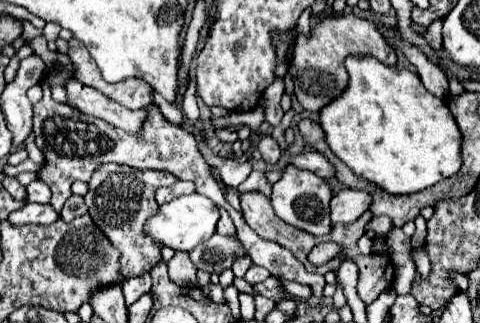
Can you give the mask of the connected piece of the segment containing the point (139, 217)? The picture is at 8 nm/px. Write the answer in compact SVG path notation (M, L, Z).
M108 163L102 165L94 171L90 179L90 189L86 193L86 205L90 209L90 217L96 223L96 227L108 237L112 247L120 251L120 279L132 279L140 277L150 267L154 267L162 255L158 245L146 231L146 221L158 213L158 203L156 203L156 189L162 185L174 185L178 177L174 177L168 171L158 171L158 169L132 169L126 165L116 165Z

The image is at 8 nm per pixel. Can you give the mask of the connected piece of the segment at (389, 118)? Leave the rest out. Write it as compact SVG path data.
M352 55L346 61L350 75L344 97L332 101L320 111L320 125L326 133L326 143L334 155L344 161L354 175L378 185L392 195L408 195L402 191L424 191L442 179L452 177L462 167L462 133L444 99L432 95L420 77L408 69L382 65L374 57Z

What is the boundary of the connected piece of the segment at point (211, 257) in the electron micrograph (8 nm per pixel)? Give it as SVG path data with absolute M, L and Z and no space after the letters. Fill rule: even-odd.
M214 235L212 239L204 241L204 245L198 245L198 257L194 263L198 269L204 269L208 273L220 273L222 269L230 267L236 255L242 255L244 249L238 239L220 237Z

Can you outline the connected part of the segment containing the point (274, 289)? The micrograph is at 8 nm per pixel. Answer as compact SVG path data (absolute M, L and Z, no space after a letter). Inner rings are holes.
M268 277L266 281L262 281L262 283L254 285L254 291L256 291L256 293L260 293L260 295L264 295L264 297L268 297L268 299L286 297L286 291L284 291L284 287L282 287L280 279L276 279L276 277Z

